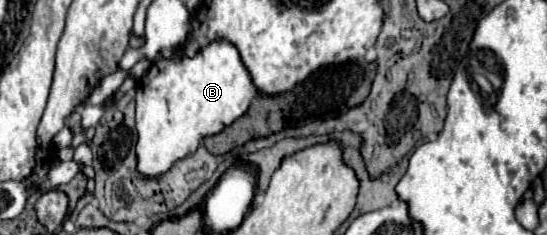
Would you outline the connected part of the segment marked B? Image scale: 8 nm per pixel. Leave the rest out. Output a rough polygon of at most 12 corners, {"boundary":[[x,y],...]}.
{"boundary":[[236,47],[154,61],[136,95],[138,175],[156,179],[240,119]]}

